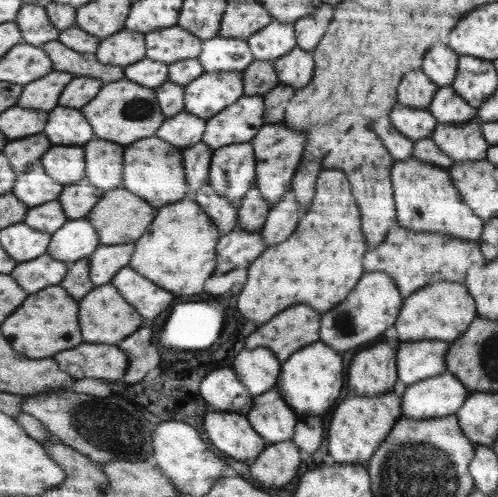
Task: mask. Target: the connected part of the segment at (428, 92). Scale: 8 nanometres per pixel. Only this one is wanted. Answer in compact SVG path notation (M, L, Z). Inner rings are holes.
M412 72L404 84L400 84L400 104L408 108L428 108L435 98L439 86L428 78L425 72Z

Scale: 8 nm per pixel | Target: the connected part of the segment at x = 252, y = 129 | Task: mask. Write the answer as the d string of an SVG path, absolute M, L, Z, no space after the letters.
M242 96L206 121L201 142L212 151L251 142L264 124L264 96Z

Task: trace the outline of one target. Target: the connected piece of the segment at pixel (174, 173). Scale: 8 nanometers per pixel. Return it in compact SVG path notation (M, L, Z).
M156 134L147 139L140 139L136 143L125 145L124 148L124 166L123 166L123 185L124 191L131 192L135 196L142 198L154 209L167 207L168 203L176 203L187 197L187 185L185 182L184 168L182 167L182 149L160 140Z

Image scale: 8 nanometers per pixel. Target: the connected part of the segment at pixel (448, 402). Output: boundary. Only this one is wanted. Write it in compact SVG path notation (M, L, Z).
M447 370L442 375L407 385L401 392L402 417L414 420L454 415L469 394L464 384Z

